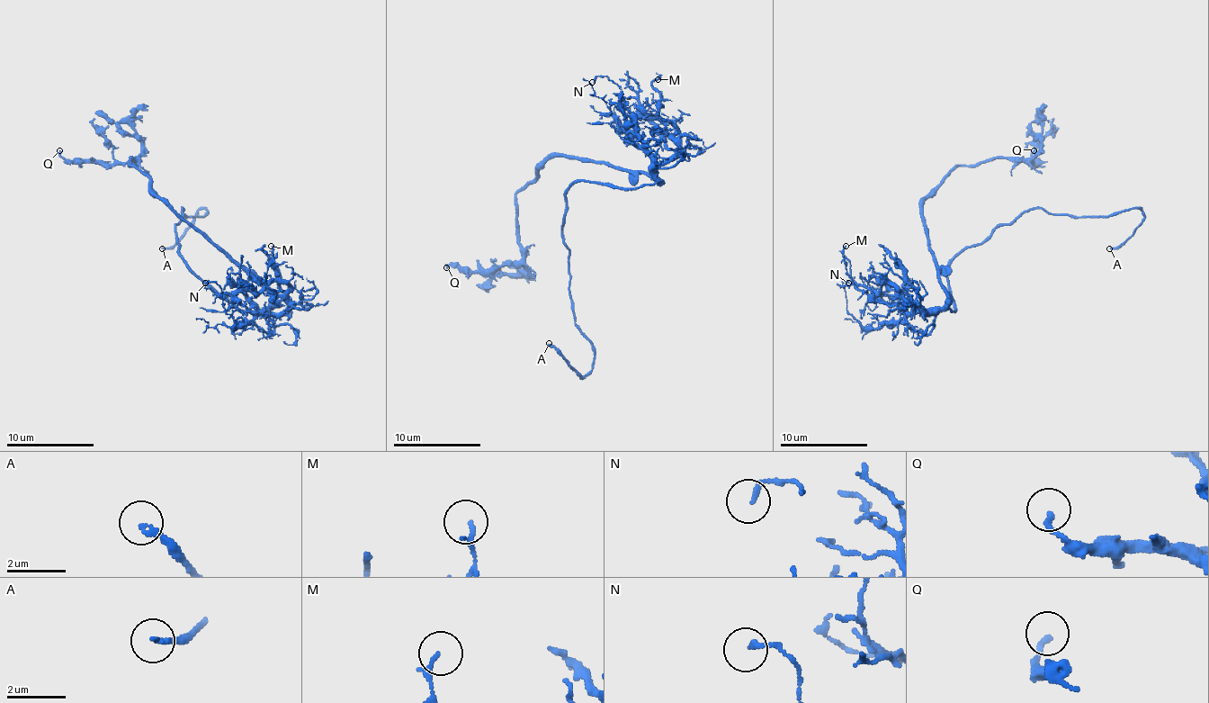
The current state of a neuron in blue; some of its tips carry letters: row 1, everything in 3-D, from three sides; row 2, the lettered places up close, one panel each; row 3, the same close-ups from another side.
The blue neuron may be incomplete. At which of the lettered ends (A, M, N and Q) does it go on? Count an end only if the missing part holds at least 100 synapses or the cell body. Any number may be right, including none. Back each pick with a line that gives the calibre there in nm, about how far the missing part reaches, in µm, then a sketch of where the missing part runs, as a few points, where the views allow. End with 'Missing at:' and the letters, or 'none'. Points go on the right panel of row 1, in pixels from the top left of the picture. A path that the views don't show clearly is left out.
A: 170 nm thick; about 25 µm are missing; missing branch runs (1109, 248), (1092, 250), (1064, 246), (966, 244), (953, 248)
Missing at: A

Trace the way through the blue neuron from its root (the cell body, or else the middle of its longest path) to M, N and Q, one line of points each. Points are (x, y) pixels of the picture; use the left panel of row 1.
M: (258, 311), (282, 313), (291, 307), (284, 301), (273, 302), (273, 292), (264, 283), (273, 259), (271, 246)
N: (258, 311), (266, 309), (266, 313), (236, 328), (225, 311), (220, 290), (214, 283), (205, 283)
Q: (258, 311), (271, 293), (194, 230), (129, 166), (134, 158), (70, 163), (59, 150)

